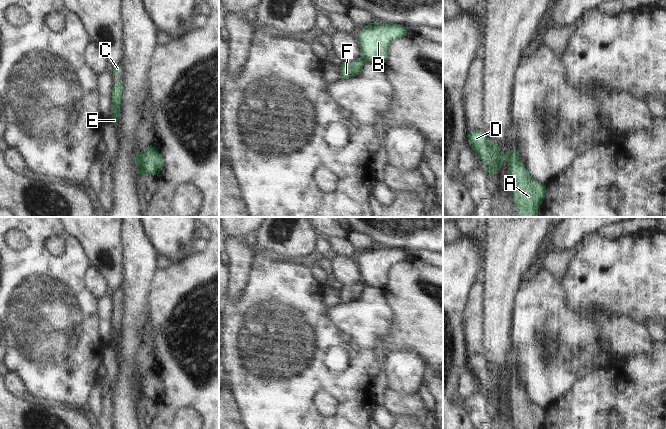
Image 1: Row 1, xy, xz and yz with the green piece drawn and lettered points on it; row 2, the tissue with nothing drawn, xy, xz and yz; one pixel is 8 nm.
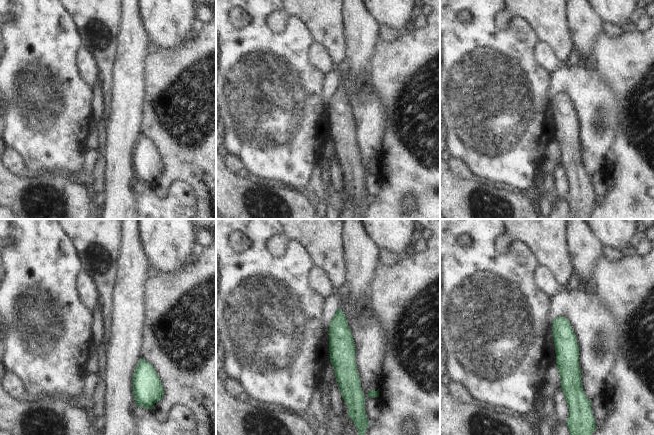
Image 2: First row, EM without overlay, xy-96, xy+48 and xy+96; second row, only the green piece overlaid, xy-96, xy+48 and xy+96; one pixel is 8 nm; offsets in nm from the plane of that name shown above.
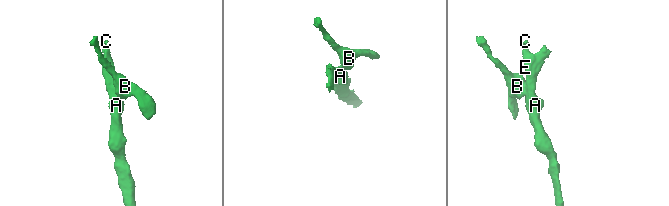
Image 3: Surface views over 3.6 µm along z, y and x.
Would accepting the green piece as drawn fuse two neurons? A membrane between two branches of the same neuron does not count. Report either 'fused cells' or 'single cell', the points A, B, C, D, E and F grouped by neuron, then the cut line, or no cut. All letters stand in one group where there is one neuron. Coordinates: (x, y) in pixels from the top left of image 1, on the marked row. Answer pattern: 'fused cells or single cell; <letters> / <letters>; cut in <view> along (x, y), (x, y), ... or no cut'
fused cells; A C E F / B D; cut in xy along (138, 152), (138, 170), (142, 176)

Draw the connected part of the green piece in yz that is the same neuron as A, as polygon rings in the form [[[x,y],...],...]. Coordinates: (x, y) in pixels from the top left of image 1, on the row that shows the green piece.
[[[515,149],[508,150],[508,173],[516,217],[538,217],[538,208],[546,195],[546,186],[530,176]]]

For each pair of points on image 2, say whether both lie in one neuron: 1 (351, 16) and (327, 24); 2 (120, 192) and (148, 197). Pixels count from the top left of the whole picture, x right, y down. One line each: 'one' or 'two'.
1: two
2: two

